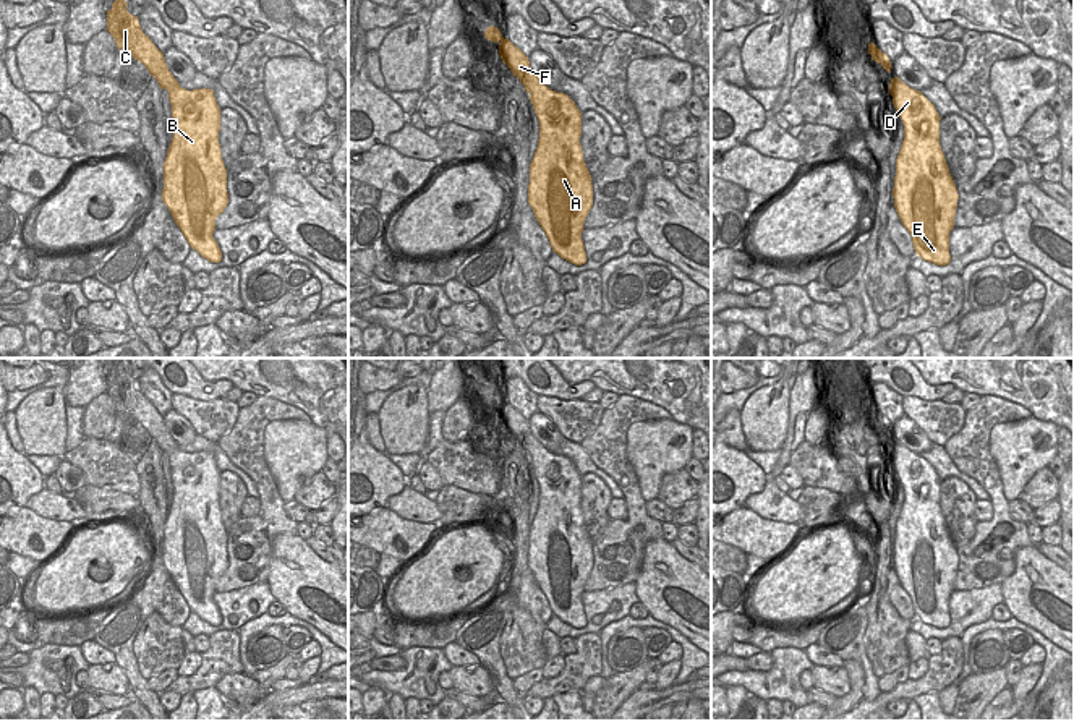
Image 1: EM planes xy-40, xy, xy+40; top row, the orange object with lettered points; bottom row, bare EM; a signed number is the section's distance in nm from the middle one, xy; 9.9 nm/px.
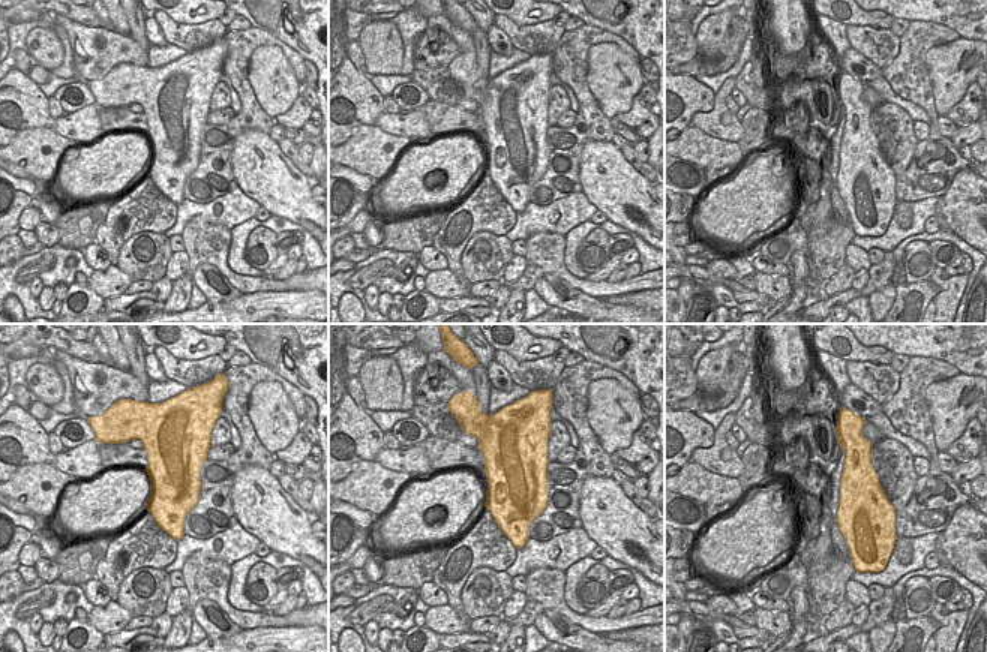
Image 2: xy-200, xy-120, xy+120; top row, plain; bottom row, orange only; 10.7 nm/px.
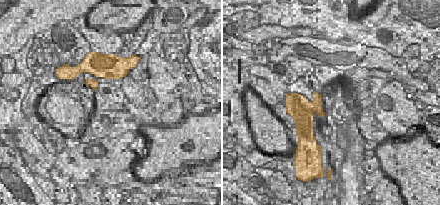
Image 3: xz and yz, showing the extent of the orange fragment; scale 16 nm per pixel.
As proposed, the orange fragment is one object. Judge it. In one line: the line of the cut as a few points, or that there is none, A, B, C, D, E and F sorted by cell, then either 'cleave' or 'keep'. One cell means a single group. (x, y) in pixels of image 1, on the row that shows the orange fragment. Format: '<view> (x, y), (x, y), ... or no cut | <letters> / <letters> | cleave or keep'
no cut | A B C D E F | keep

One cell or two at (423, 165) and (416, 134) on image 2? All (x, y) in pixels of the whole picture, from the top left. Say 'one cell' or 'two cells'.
two cells

